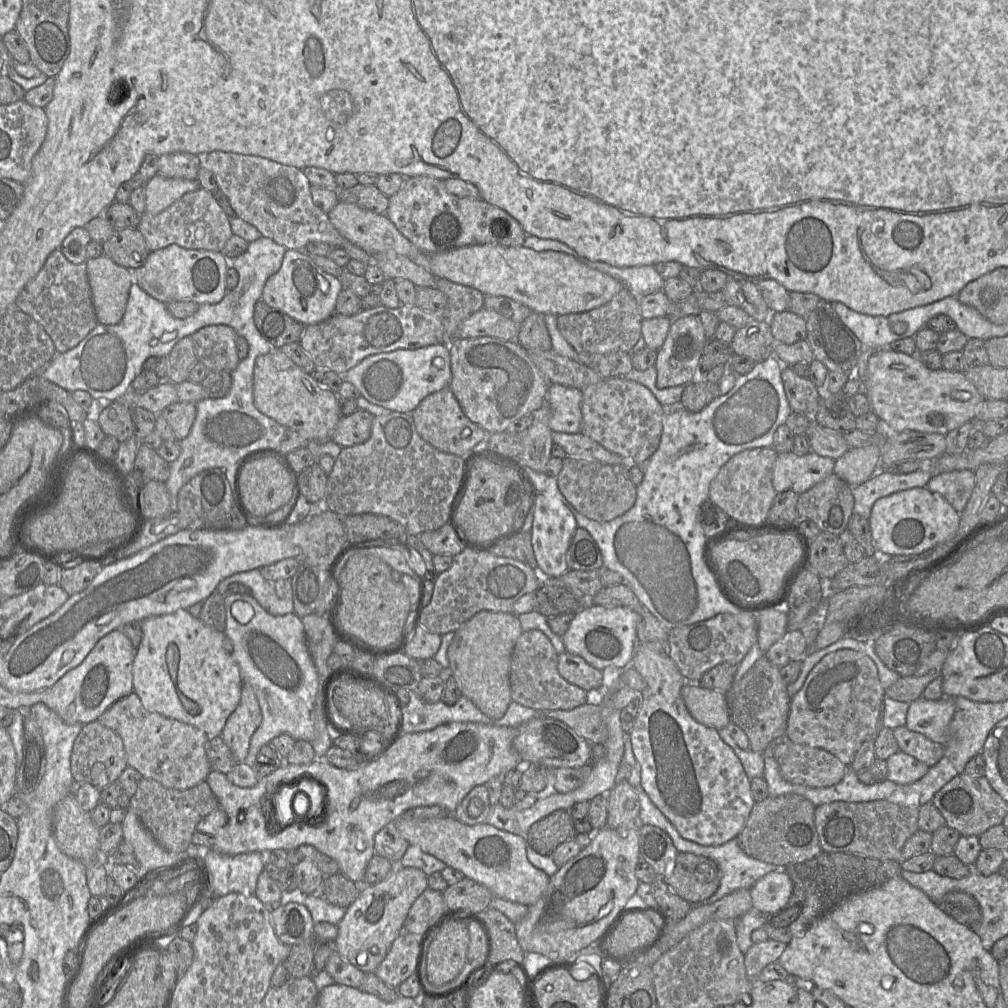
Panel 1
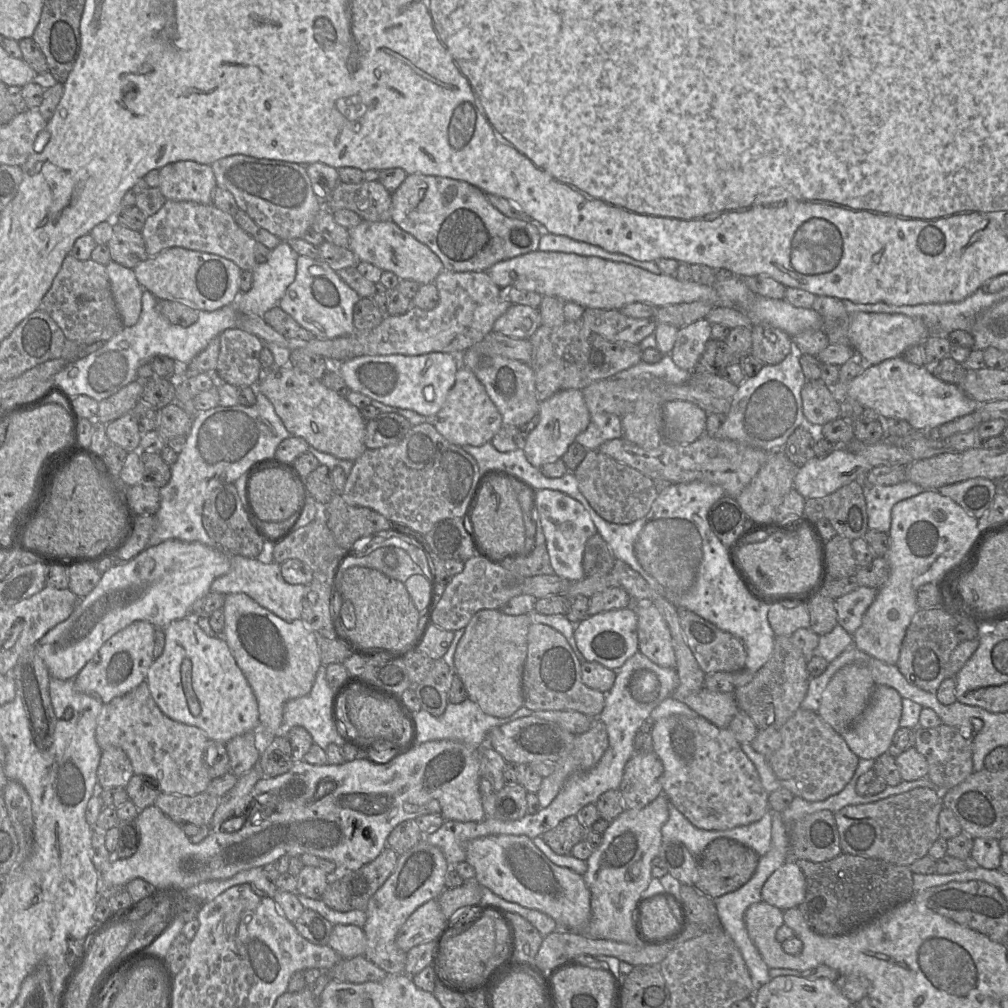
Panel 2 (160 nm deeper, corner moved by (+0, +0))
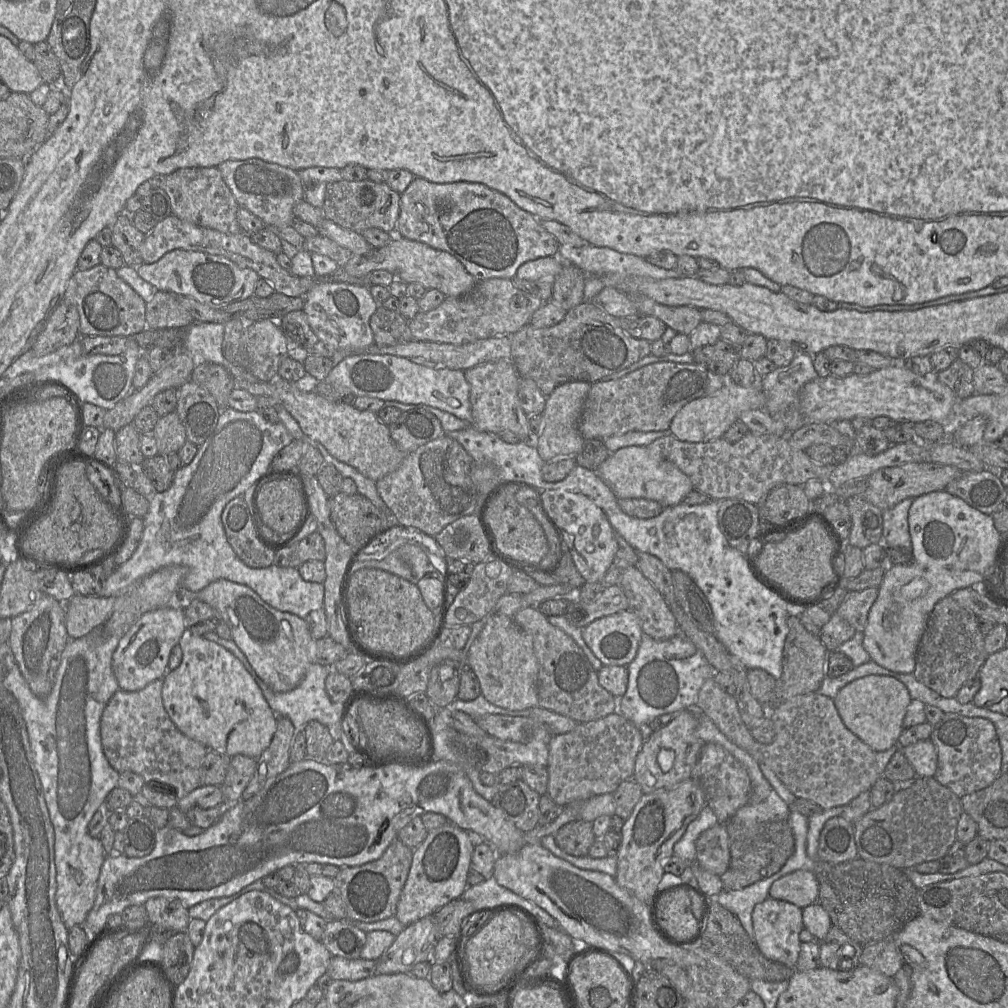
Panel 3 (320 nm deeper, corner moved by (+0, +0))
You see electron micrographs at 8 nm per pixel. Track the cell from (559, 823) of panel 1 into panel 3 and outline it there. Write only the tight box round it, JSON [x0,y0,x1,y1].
[554,820,596,857]

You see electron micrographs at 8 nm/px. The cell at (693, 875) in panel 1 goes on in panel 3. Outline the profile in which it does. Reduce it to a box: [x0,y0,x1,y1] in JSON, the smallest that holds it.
[720,819,795,890]

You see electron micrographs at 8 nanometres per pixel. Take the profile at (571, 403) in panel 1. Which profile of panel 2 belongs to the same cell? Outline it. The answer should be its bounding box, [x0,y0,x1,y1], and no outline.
[575,413,623,450]

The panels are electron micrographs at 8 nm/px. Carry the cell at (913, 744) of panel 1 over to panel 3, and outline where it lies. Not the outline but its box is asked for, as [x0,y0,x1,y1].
[929,713,1006,798]

